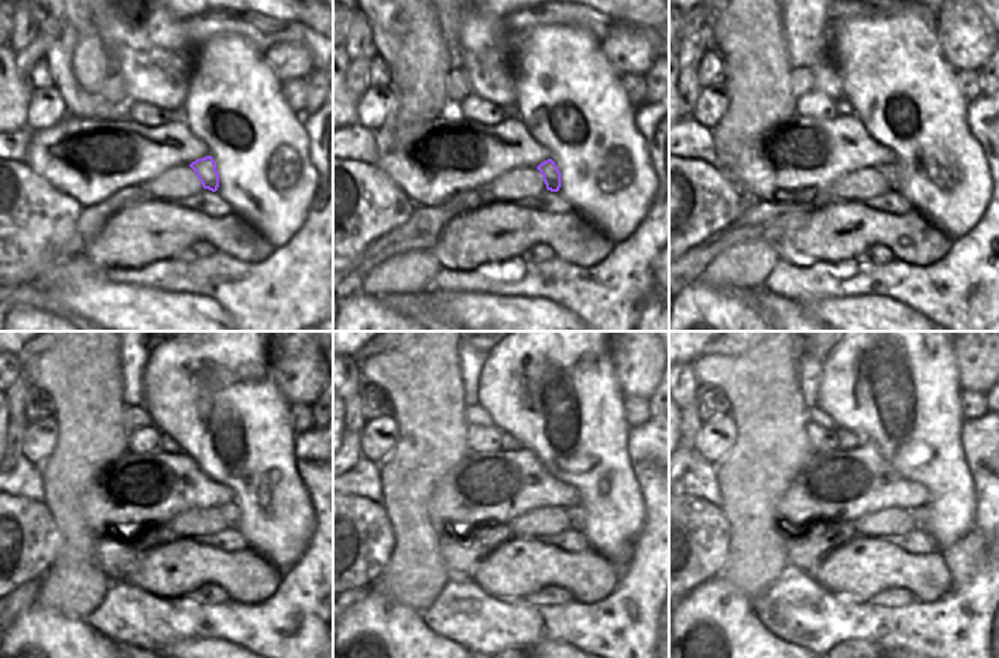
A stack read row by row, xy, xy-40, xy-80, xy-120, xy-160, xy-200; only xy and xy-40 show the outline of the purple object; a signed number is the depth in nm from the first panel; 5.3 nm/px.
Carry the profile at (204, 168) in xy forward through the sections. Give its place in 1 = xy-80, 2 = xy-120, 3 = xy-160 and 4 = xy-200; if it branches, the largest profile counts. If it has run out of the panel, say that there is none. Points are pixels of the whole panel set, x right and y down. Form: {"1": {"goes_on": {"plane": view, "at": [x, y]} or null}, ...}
{"1": {"goes_on": {"plane": "xy-80", "at": [891, 173]}}, "2": {"goes_on": {"plane": "xy-120", "at": [231, 511]}}, "3": {"goes_on": {"plane": "xy-160", "at": [576, 514]}}, "4": {"goes_on": {"plane": "xy-200", "at": [920, 514]}}}

